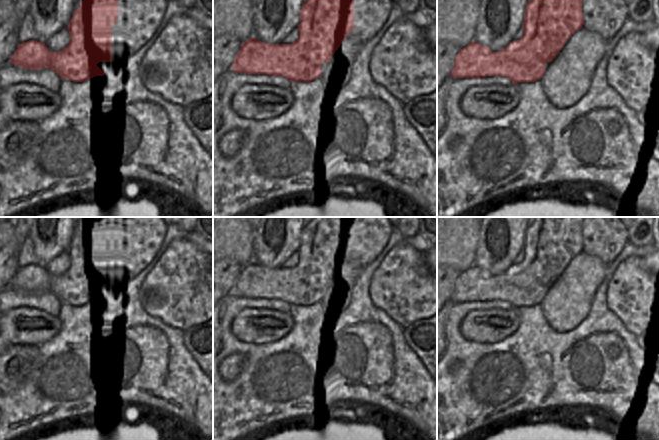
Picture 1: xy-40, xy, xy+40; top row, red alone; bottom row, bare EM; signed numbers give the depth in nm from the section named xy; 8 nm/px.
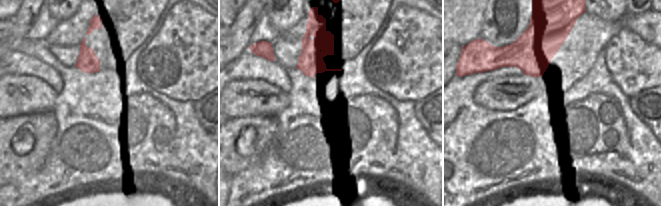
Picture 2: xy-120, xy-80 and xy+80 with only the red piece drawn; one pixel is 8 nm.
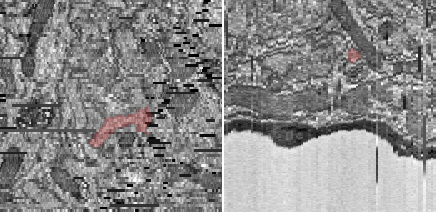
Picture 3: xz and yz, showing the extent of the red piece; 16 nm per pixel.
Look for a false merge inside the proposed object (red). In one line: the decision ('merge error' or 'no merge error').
merge error

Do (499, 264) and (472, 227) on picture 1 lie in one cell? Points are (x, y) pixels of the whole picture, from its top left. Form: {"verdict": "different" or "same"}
{"verdict": "different"}

